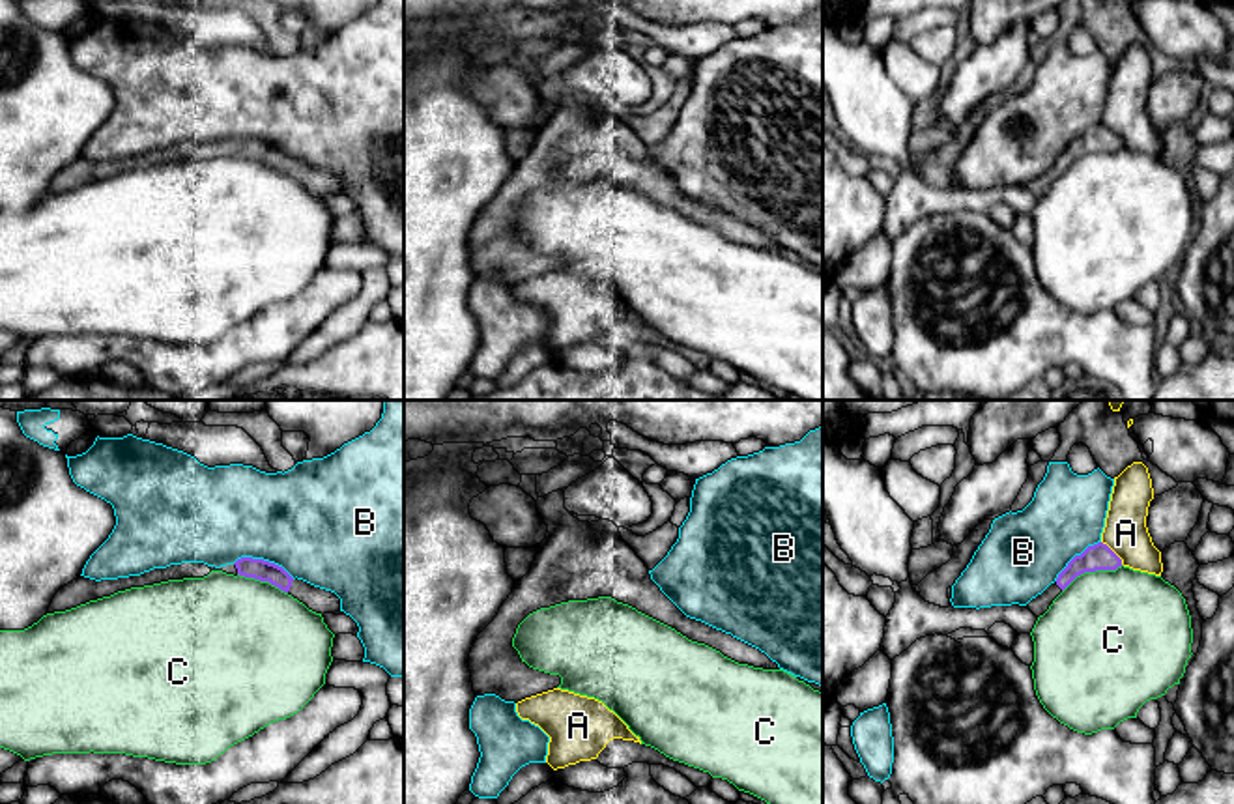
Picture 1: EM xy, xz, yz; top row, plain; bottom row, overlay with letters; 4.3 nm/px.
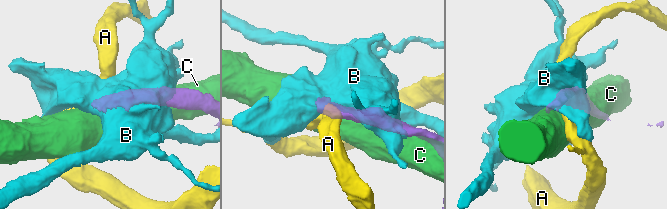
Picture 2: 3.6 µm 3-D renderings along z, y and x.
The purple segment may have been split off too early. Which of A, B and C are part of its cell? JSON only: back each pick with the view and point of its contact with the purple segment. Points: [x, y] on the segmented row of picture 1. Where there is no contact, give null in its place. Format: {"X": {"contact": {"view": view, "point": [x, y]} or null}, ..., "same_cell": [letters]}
{"same_cell": []}

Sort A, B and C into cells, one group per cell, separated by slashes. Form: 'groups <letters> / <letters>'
groups A / B / C

